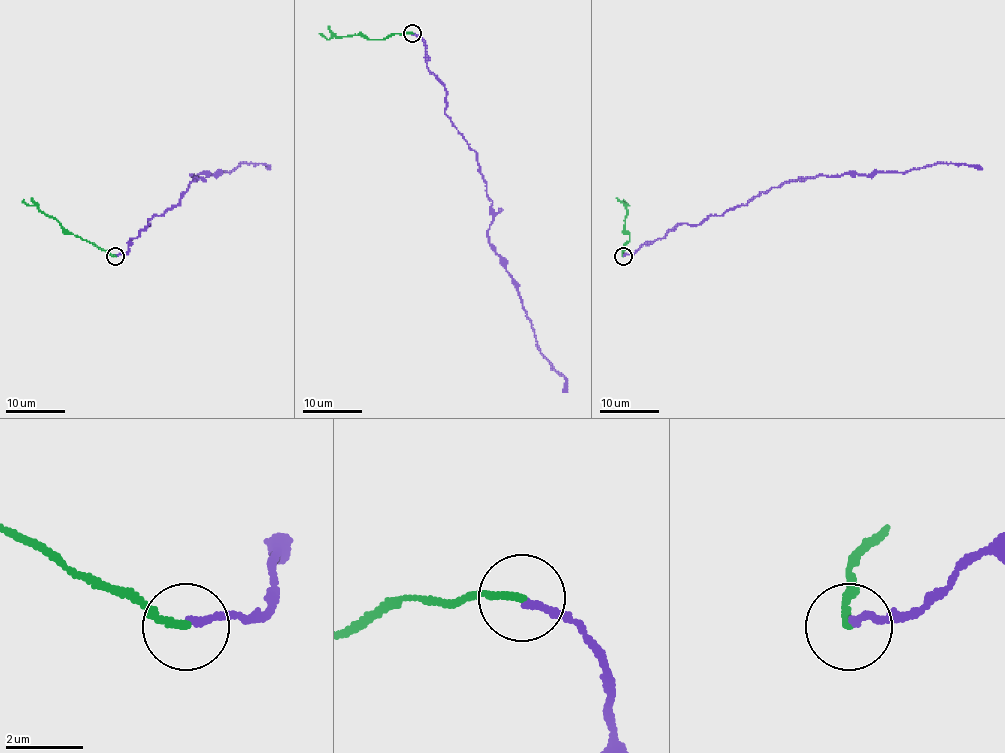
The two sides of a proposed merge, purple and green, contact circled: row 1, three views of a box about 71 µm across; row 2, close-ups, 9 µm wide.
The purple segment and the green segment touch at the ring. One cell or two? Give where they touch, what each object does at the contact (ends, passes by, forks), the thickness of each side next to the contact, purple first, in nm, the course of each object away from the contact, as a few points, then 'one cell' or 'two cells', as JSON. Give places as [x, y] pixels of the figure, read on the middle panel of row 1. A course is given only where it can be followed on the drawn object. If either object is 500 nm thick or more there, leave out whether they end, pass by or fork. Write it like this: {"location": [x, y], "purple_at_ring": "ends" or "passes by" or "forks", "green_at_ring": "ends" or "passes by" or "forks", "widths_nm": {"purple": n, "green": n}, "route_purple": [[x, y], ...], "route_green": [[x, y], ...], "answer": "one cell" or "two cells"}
{"location": [412, 33], "purple_at_ring": "ends", "green_at_ring": "ends", "widths_nm": {"purple": 190, "green": 190}, "route_purple": [[412, 33], [444, 87], [444, 114], [476, 153], [492, 202], [489, 245], [540, 353], [563, 376], [563, 392]], "route_green": [[412, 33], [391, 33], [382, 39], [367, 39], [362, 35], [326, 39], [320, 33]], "answer": "one cell"}

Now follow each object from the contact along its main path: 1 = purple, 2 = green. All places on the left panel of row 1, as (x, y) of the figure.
1: (115, 254), (127, 254), (130, 240), (153, 216), (179, 205), (192, 175), (230, 172), (243, 163), (266, 168)
2: (115, 256), (70, 234), (55, 219), (23, 199)

